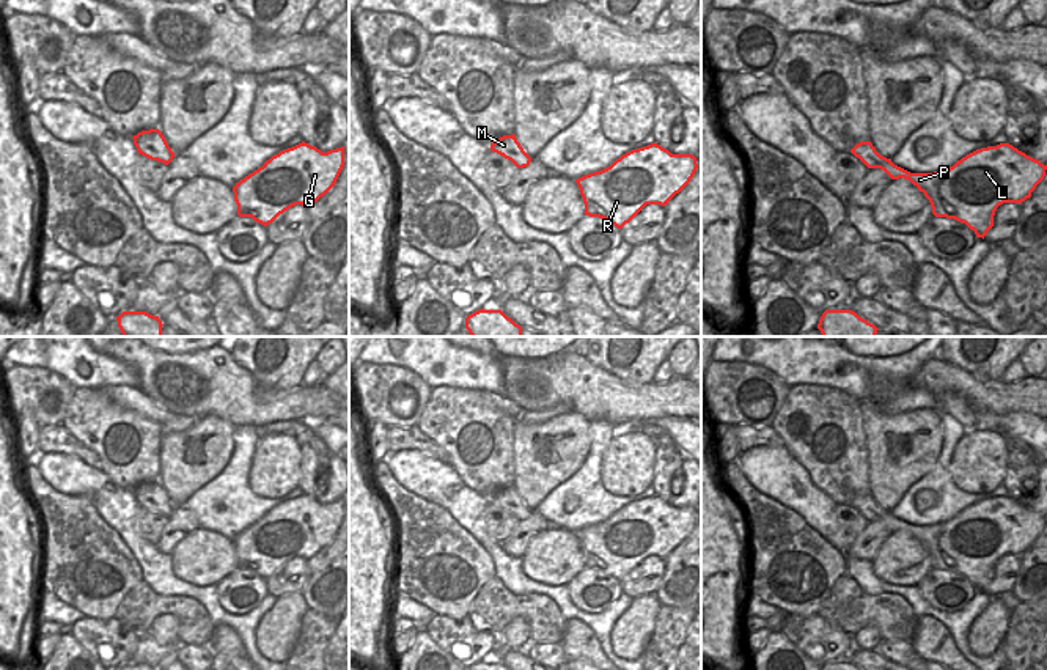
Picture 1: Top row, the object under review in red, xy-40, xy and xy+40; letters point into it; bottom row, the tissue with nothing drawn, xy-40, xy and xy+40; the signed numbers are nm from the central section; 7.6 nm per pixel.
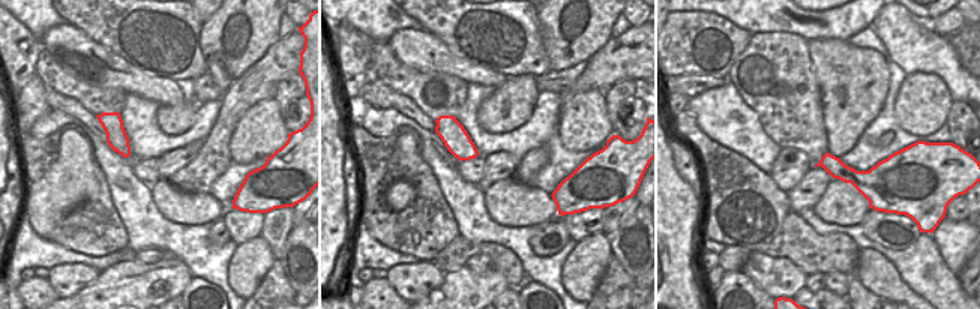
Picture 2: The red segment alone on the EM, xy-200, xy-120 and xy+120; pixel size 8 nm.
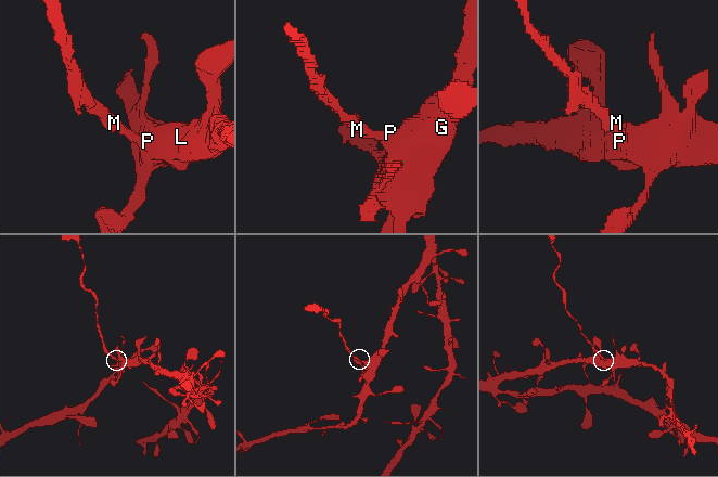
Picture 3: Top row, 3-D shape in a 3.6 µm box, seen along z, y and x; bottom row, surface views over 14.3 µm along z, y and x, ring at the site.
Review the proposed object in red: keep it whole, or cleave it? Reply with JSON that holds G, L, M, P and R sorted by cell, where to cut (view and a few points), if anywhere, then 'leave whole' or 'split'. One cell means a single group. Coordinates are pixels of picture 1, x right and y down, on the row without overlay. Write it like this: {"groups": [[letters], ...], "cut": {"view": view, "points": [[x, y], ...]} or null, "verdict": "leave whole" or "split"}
{"groups": [["G", "L", "P", "R"], ["M"]], "cut": {"view": "xy+40", "points": [[879, 507], [873, 519]]}, "verdict": "split"}

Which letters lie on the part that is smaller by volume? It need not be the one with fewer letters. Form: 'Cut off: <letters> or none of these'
Cut off: M

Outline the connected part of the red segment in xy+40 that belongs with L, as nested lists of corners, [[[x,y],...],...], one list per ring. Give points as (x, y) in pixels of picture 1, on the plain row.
[[[1009,495],[976,502],[953,519],[934,525],[910,525],[879,508],[874,521],[884,522],[891,532],[909,532],[929,552],[935,569],[954,571],[965,576],[983,590],[994,579],[994,568],[1003,555],[1022,555],[1031,549],[1031,544],[1044,532],[1047,517],[1027,508]]]

